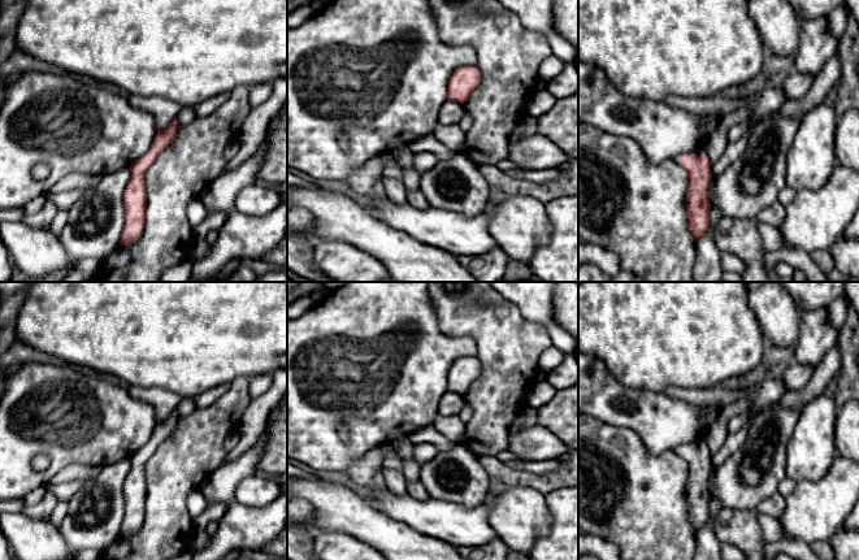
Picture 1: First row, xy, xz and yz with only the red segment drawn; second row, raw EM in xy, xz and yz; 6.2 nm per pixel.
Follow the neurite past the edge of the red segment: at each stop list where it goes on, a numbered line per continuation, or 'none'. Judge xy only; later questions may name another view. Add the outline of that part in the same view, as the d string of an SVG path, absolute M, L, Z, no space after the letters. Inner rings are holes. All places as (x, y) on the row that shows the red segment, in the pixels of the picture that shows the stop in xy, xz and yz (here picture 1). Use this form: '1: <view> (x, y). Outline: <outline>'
none

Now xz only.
none

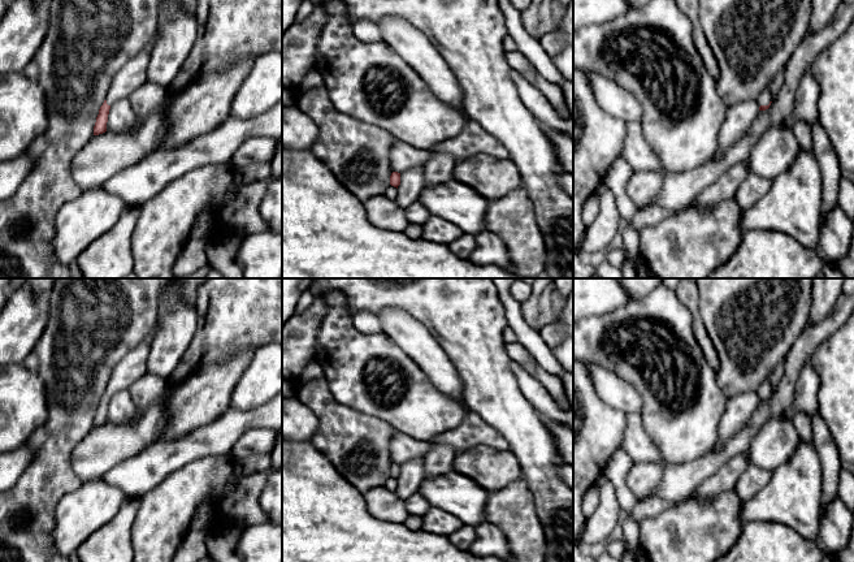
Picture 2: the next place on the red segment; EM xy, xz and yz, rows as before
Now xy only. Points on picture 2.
1: xy (134, 73). Outline: M156 29L153 38L144 49L130 59L116 74L105 98L108 105L112 107L117 100L127 99L134 90L147 82L147 68L157 34L159 29Z

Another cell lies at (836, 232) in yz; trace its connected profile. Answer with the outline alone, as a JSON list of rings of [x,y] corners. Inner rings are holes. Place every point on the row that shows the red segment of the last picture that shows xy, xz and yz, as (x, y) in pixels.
[[[837,206],[820,224],[820,238],[815,247],[818,258],[825,264],[835,265],[842,259],[851,241],[853,220]]]

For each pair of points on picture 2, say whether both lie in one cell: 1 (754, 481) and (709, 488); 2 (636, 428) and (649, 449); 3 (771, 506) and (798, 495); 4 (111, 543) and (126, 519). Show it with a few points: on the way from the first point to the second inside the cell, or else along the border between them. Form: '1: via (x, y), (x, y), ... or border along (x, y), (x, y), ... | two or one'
1: border along (750, 465), (741, 474), (733, 488) | two
2: via (636, 433), (644, 444) | one
3: via (777, 501), (792, 497) | one
4: via (115, 537), (121, 524) | one

